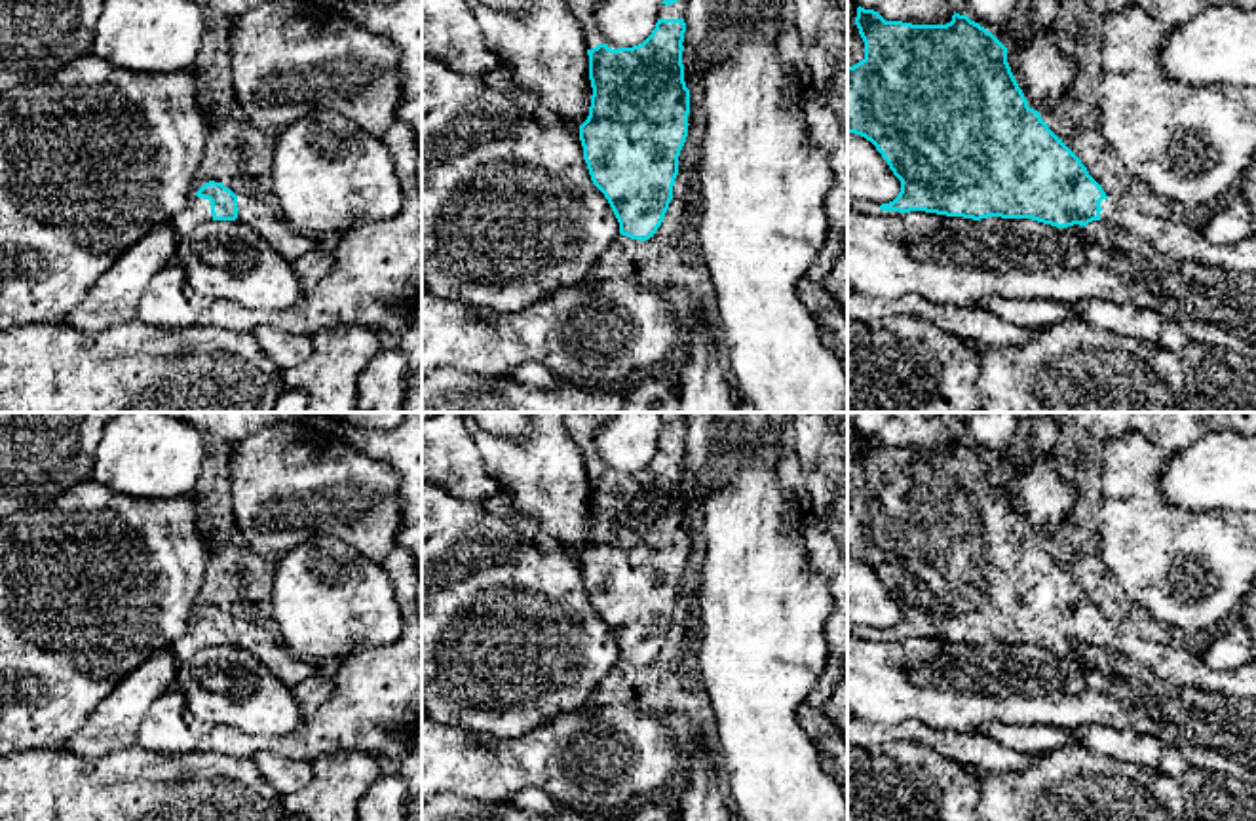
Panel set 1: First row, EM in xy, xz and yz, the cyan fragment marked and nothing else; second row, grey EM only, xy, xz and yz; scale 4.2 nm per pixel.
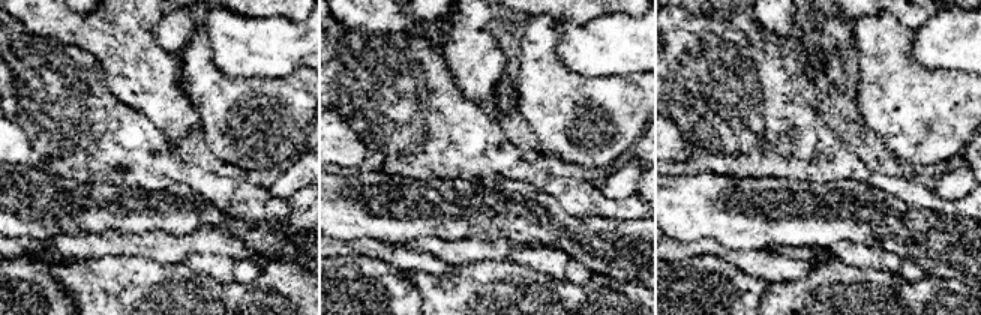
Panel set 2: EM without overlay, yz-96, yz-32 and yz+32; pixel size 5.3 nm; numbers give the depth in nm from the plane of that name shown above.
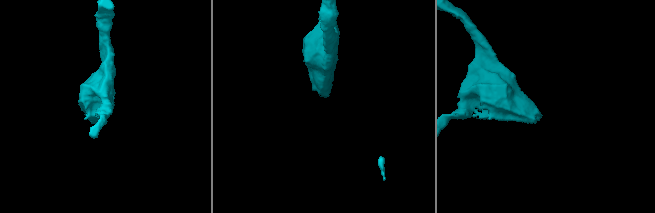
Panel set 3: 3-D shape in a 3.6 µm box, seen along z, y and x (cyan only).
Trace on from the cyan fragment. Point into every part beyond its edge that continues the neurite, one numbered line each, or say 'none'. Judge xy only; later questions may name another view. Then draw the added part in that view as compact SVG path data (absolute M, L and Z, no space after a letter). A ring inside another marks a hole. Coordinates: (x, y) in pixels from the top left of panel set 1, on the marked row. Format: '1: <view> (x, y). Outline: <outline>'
1: xy (198, 211). Outline: M192 194L186 207L181 213L177 213L169 224L173 226L179 239L182 239L188 234L192 234L200 224L211 220L211 201Z

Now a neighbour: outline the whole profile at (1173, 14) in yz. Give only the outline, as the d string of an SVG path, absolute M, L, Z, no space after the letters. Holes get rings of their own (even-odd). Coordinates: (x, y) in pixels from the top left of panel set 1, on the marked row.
M1079 0L1087 10L1108 15L1127 8L1140 8L1167 29L1176 29L1210 6L1237 6L1254 10L1256 0Z

